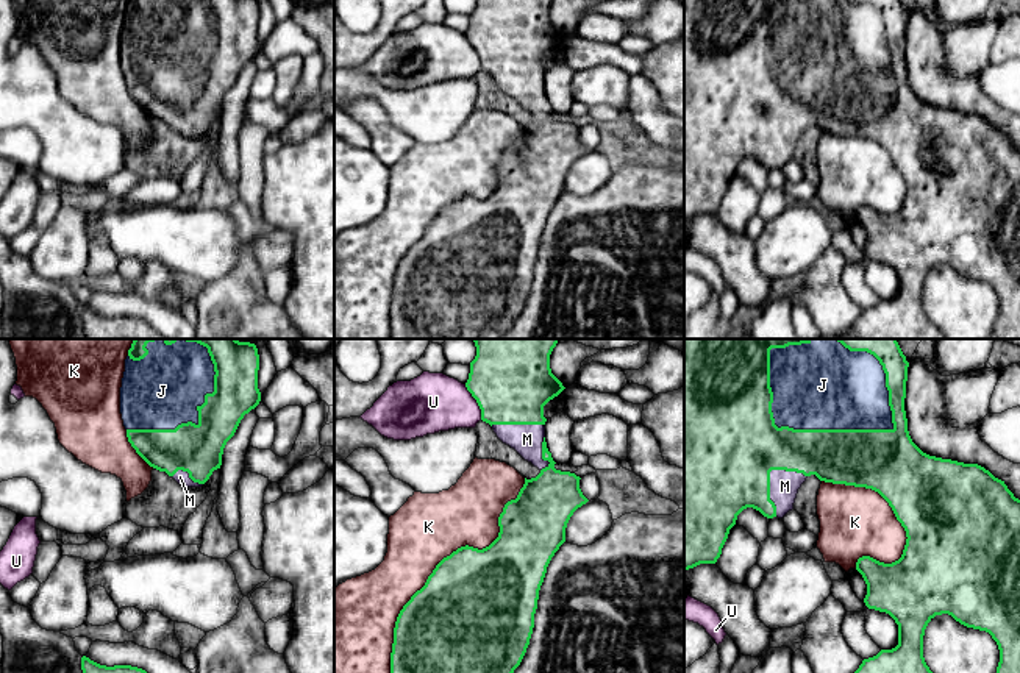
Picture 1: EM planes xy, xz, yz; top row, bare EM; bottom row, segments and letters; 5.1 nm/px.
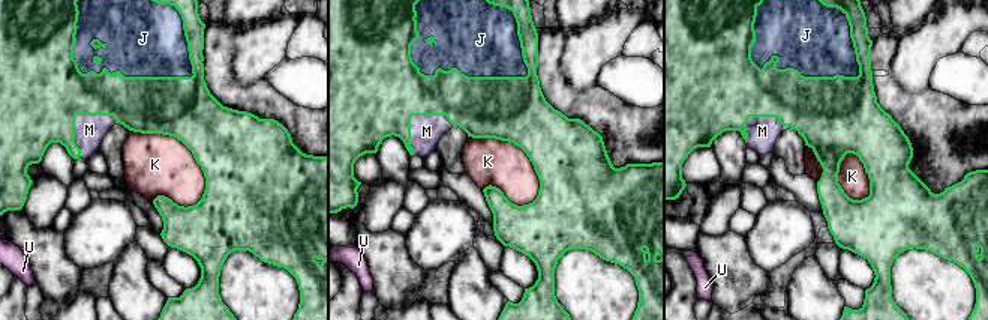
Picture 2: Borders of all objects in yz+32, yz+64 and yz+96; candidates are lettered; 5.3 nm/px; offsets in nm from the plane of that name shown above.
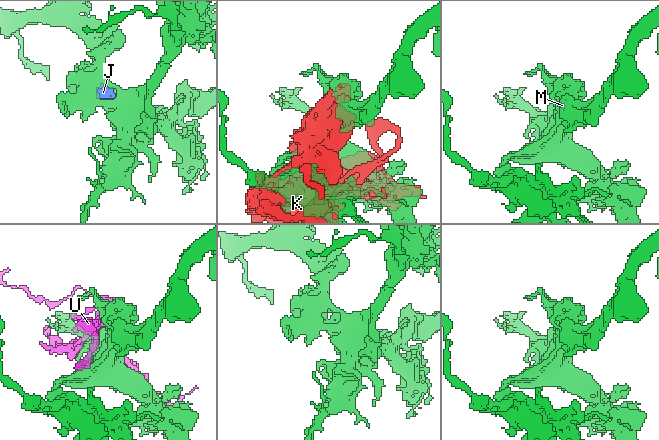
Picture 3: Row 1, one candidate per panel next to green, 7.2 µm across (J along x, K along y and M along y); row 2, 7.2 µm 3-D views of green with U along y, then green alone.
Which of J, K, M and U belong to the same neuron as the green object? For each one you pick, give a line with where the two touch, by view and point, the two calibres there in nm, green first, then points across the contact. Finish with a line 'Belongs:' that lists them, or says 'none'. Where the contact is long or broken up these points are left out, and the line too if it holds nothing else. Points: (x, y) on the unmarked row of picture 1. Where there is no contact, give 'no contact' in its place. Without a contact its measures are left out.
J: meets green in yz at (798, 80); 320 nm thick on the green side, 420 nm on the other
M: meets green in yz at (769, 127); 500 nm thick on the green side, 150 nm on the other
Belongs: J, M

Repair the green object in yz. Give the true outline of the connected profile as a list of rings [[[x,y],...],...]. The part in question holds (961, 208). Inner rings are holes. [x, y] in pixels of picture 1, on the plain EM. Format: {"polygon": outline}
{"polygon": [[[684,0],[684,222],[700,214],[717,212],[729,180],[744,159],[753,158],[767,169],[783,169],[794,159],[798,139],[811,125],[825,133],[872,139],[889,153],[908,189],[898,211],[884,214],[862,206],[856,212],[856,220],[867,234],[865,256],[889,264],[898,275],[898,295],[864,309],[850,331],[818,339],[945,339],[923,308],[925,280],[936,265],[942,264],[951,265],[967,278],[989,283],[997,292],[1000,312],[987,339],[1020,339],[1020,150],[1004,131],[984,117],[929,106],[912,92],[904,61],[908,17],[909,12],[901,0]]]}

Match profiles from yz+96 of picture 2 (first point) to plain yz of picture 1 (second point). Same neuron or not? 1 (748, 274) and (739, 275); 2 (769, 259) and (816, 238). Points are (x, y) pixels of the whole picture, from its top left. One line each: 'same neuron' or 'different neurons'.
1: same neuron
2: same neuron

